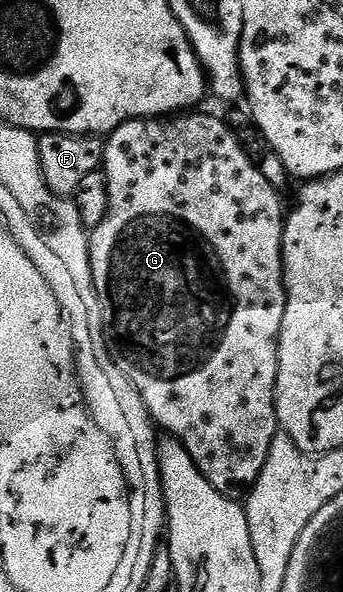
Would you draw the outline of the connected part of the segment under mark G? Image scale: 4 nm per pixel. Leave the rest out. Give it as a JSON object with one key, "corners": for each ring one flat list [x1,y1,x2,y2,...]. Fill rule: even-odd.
{"corners":[[181,113,176,117,155,119,132,119,115,129,105,139,105,162,103,170,107,181,107,217,89,235,91,277,94,279,94,293,99,301,96,318,101,322,100,338,115,365,135,385,139,397,149,410,149,418,178,439,191,453,191,461,211,481,219,493,229,499,240,500,248,496,255,485,267,453,279,434,277,406,274,393,277,392,277,346,285,312,285,270,281,264,281,246,286,212,281,211,281,199,269,179,253,164,253,159,241,148,233,131,221,119,213,115]]}

